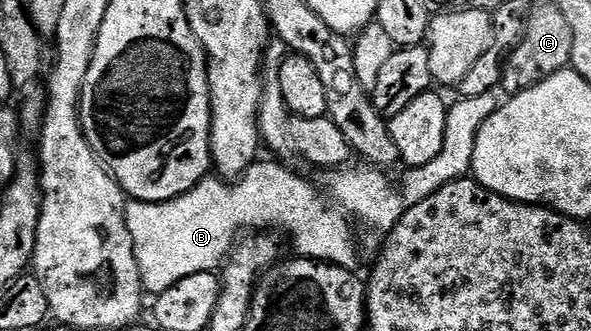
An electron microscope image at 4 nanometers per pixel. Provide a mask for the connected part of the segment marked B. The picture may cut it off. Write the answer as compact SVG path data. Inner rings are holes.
M500 86L479 94L477 98L463 96L455 99L455 104L451 103L446 113L444 146L440 146L440 154L424 166L406 168L402 192L379 167L346 166L327 175L330 176L326 180L329 200L300 173L274 160L259 158L233 182L207 178L184 195L159 204L131 199L126 206L126 221L132 234L138 269L142 272L143 289L157 294L168 290L168 286L176 286L176 282L180 282L180 278L188 278L188 274L221 269L231 248L247 230L279 228L290 235L299 257L357 269L358 248L354 245L350 220L359 220L381 234L389 234L407 208L424 202L424 198L432 198L432 194L436 194L440 186L448 186L448 182L467 179L474 167L480 126L484 126L484 122L488 122L488 118L496 114L507 99L507 92Z

